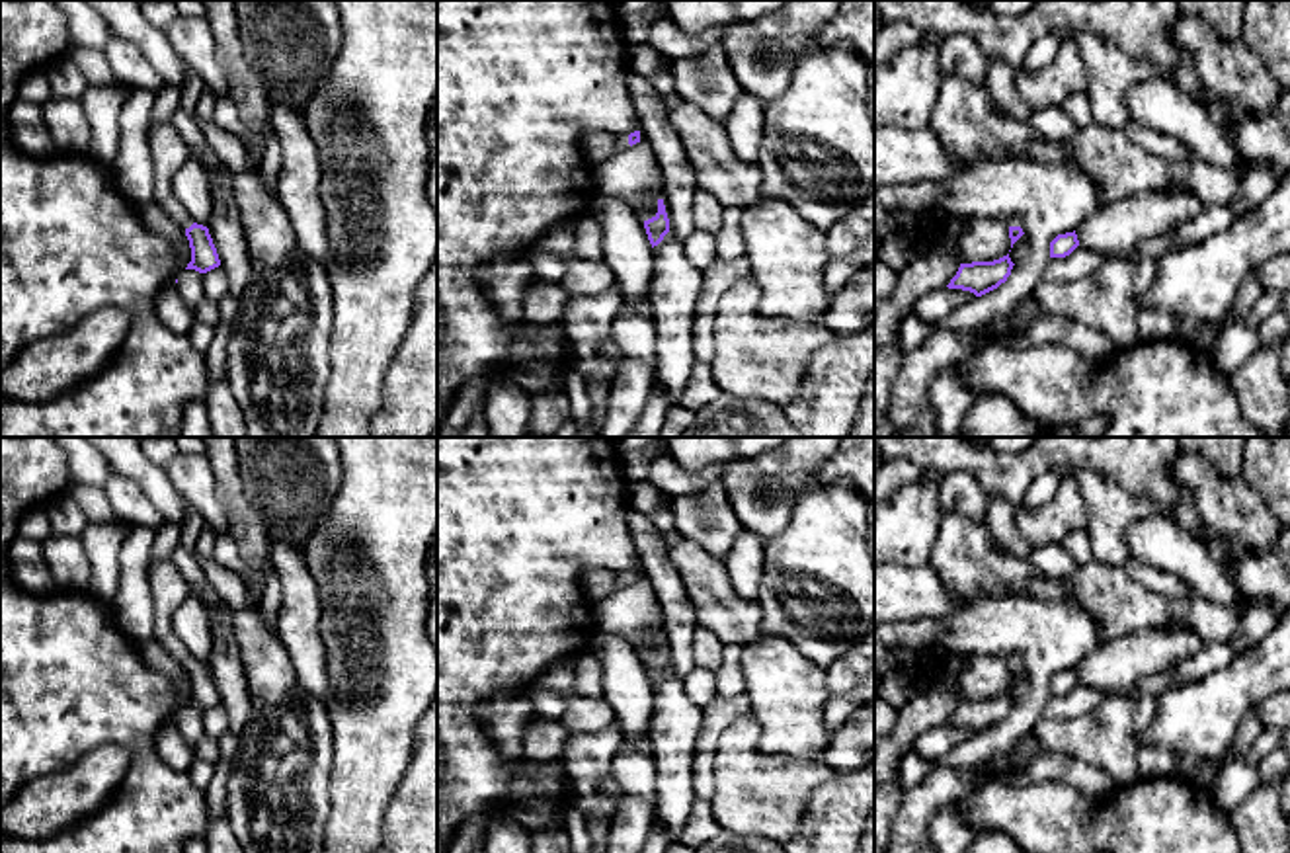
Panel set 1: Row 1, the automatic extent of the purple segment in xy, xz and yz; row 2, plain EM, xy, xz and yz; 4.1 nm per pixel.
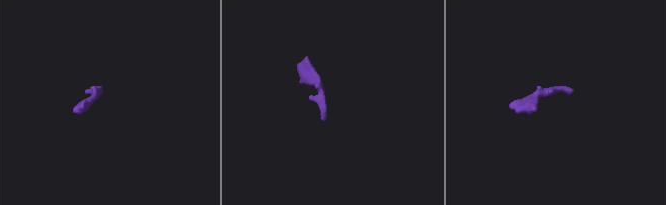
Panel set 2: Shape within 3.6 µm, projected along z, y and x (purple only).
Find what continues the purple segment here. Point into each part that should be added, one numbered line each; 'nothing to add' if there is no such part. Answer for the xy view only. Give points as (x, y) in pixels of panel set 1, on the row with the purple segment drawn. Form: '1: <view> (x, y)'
1: xy (168, 151)

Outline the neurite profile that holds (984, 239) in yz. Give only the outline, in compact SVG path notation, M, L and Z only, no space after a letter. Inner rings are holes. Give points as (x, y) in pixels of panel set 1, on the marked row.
M964 217L962 221L964 232L956 240L952 252L960 264L972 262L993 262L1009 254L1011 238L1009 238L1009 223L999 217Z

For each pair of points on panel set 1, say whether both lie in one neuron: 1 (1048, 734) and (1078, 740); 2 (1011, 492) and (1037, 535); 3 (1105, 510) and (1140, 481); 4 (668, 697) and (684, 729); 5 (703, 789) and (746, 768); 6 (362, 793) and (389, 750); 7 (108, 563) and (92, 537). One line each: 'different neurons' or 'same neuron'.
1: same neuron
2: different neurons
3: different neurons
4: same neuron
5: different neurons
6: same neuron
7: same neuron

